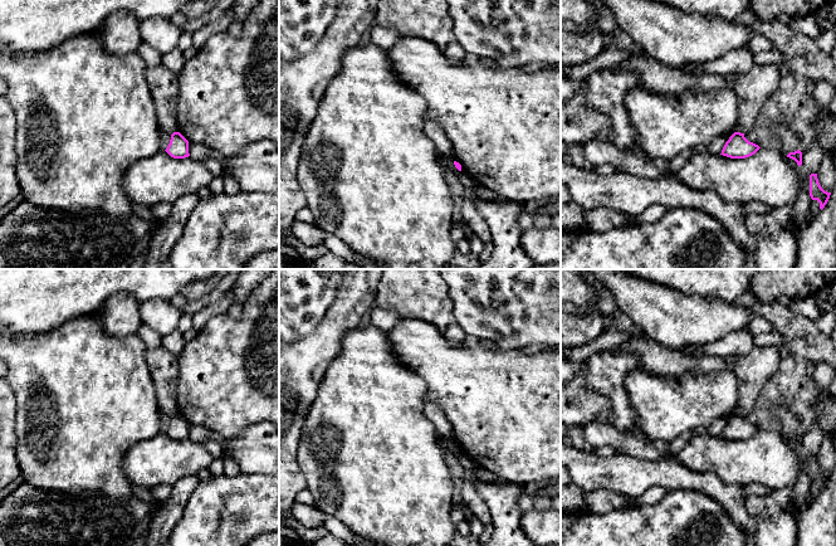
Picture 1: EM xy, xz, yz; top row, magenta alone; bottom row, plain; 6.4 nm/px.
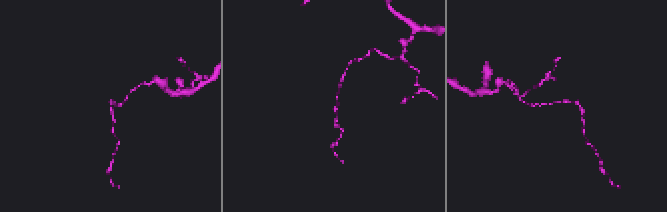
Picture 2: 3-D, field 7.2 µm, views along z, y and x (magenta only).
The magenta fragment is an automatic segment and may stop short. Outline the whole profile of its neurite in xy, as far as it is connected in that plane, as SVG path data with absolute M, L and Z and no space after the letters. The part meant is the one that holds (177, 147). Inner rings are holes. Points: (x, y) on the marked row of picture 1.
M173 132L165 151L173 159L189 157L189 141L180 132Z

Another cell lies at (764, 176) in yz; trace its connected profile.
M778 146L761 147L745 159L693 151L675 177L699 191L713 191L725 201L759 201L771 208L793 206L801 180Z

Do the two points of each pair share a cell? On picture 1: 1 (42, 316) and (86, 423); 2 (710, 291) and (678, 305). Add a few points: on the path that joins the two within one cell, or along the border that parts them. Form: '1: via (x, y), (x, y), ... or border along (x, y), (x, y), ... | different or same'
1: border along (74, 318), (49, 331), (19, 334) | different
2: border along (669, 288), (685, 295), (697, 295), (727, 302) | different

